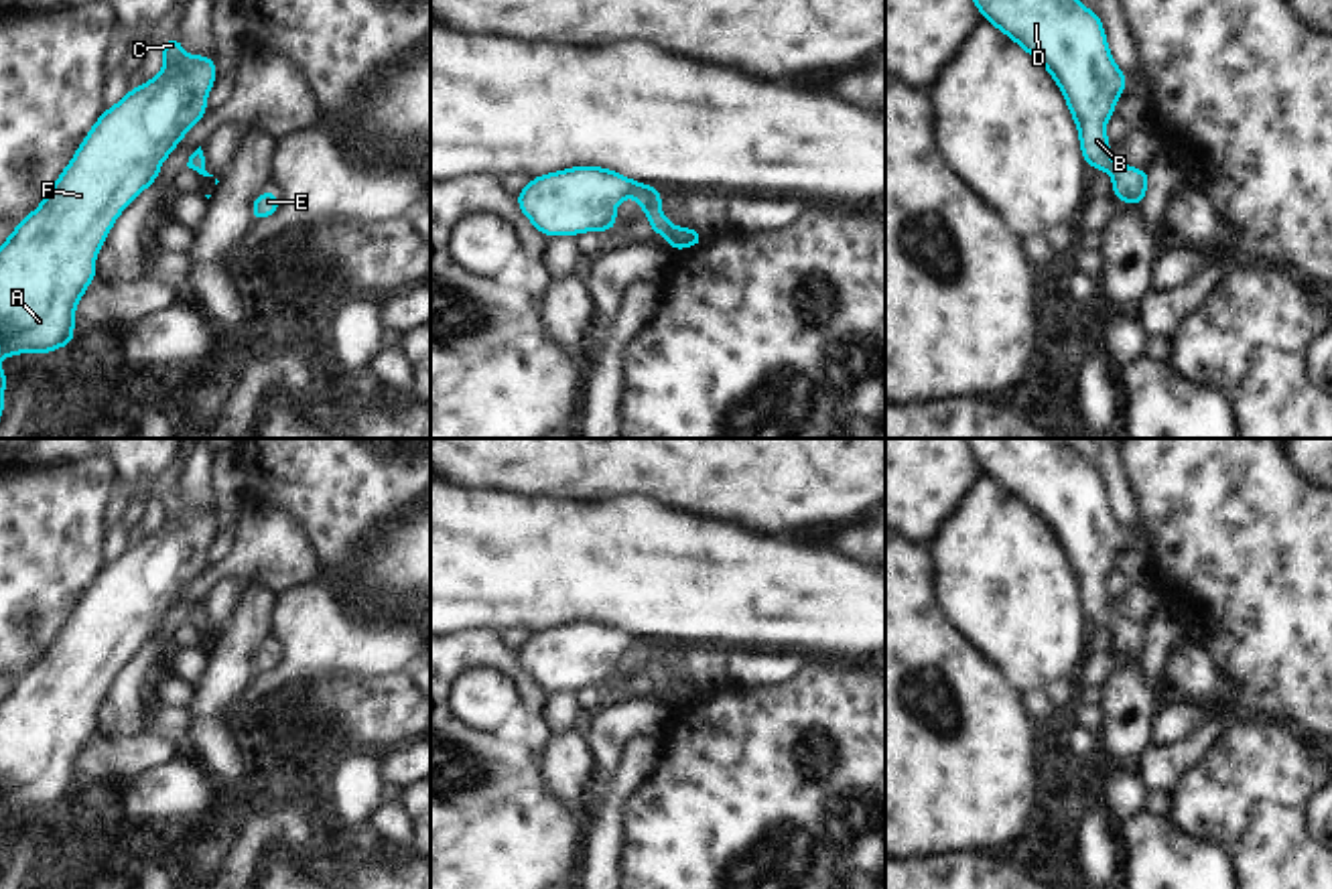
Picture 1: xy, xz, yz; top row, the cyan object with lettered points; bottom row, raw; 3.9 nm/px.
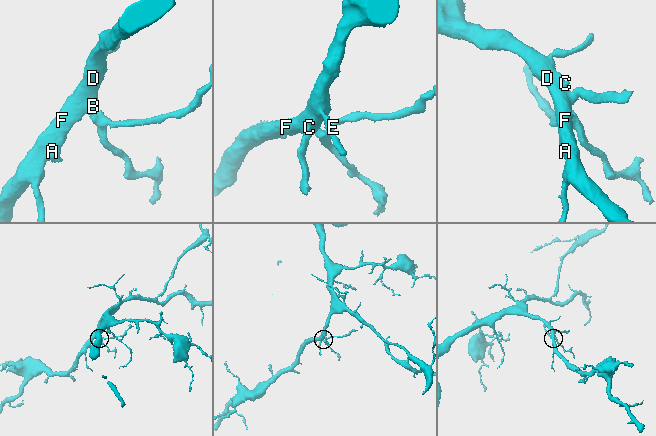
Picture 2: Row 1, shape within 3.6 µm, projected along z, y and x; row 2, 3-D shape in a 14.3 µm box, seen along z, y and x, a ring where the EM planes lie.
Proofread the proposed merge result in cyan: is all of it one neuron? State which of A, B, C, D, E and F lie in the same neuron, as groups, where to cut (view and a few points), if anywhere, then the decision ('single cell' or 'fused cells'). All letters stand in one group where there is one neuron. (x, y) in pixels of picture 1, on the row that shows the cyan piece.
groups A B C D E F; cut none; single cell

